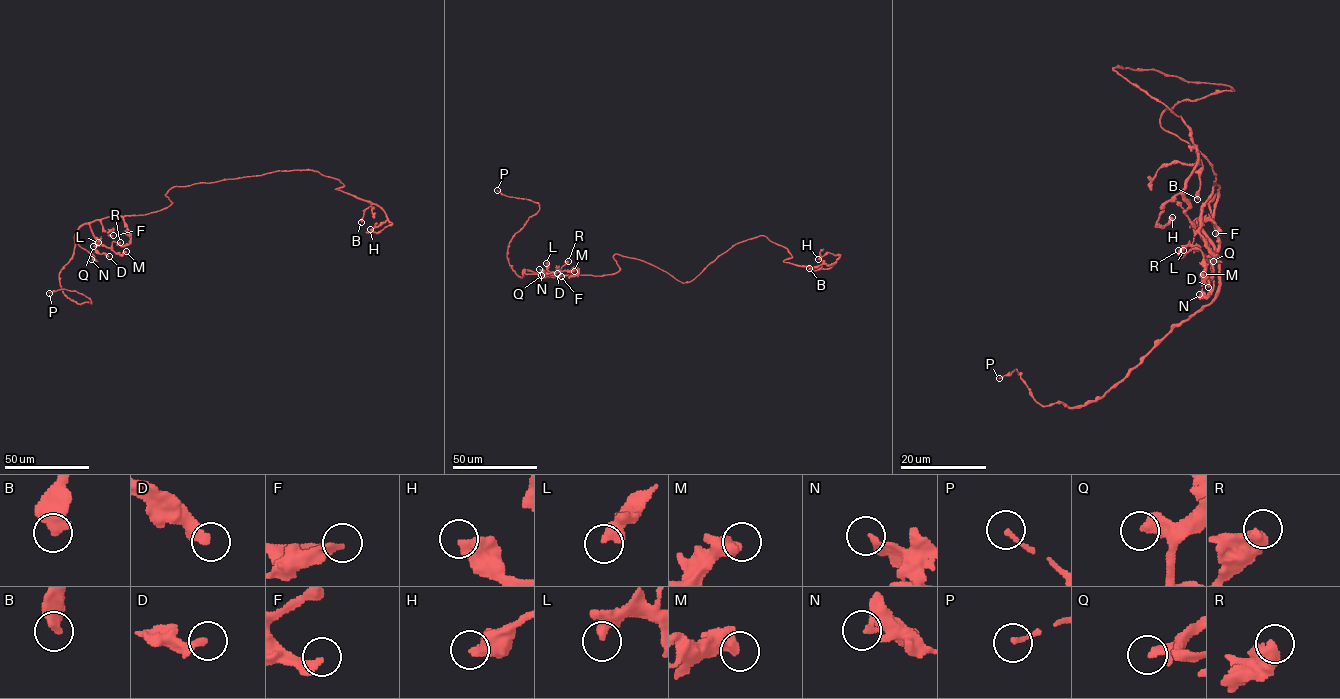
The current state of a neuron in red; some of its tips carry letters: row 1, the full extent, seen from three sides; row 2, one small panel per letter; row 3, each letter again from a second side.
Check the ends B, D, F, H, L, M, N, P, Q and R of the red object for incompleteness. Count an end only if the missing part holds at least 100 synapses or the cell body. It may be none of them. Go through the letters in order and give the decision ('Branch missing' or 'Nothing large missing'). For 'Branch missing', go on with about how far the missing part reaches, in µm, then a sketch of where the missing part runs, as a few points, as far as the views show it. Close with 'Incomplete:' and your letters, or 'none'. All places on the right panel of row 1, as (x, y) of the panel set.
B: Nothing large missing
D: Nothing large missing
F: Nothing large missing
H: Nothing large missing
L: Nothing large missing
M: Nothing large missing
N: Nothing large missing
P: Nothing large missing
Q: Nothing large missing
R: Nothing large missing
Incomplete: none

